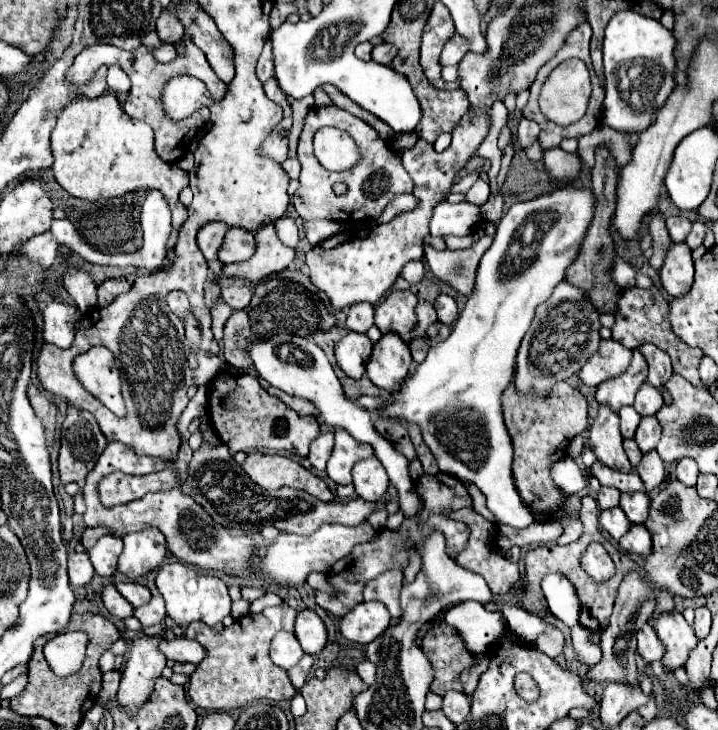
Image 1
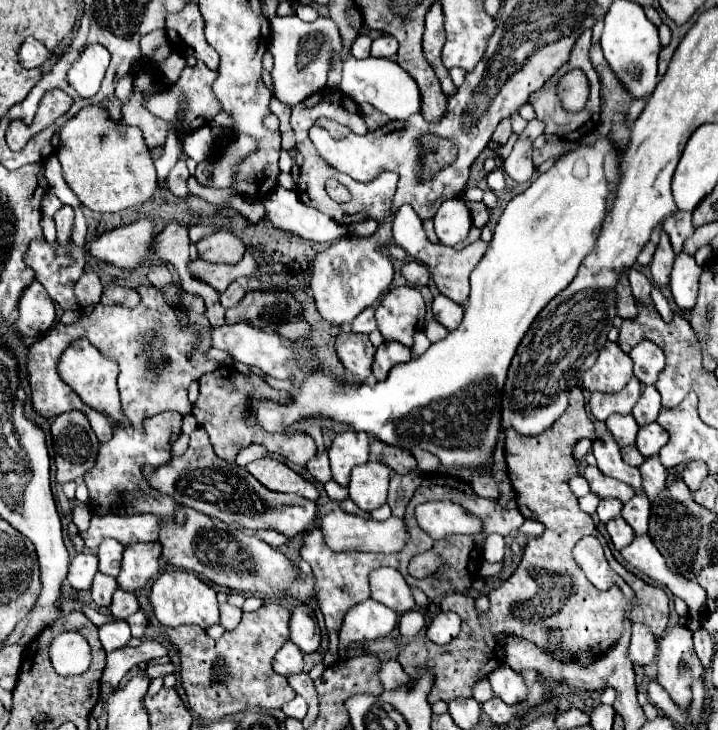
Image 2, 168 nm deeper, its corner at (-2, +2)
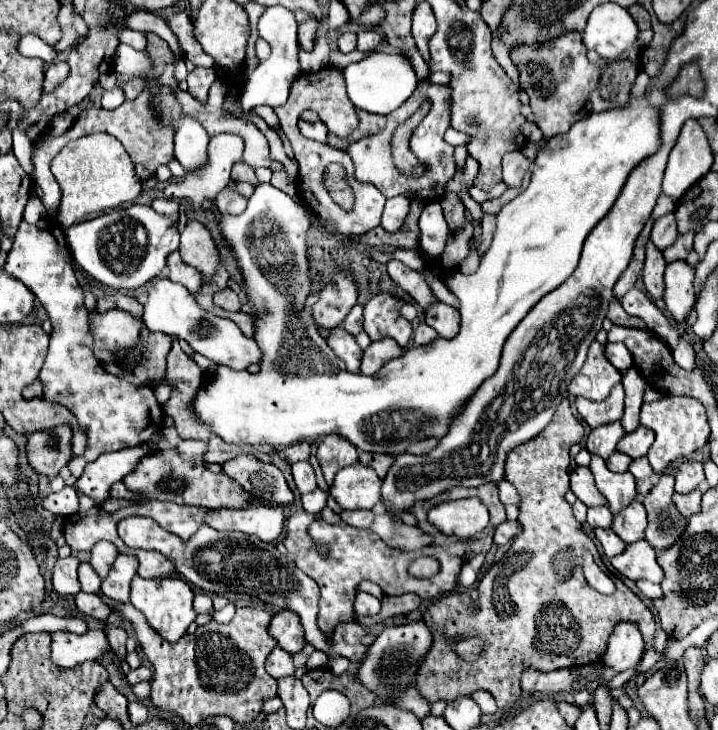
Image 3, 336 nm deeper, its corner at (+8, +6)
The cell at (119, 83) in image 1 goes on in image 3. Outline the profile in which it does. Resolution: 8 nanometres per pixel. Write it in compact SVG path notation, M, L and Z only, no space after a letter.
M113 88L113 90L105 90L105 94L103 94L103 100L101 100L101 104L103 104L103 108L117 108L117 106L121 106L125 102L125 94L123 94L123 90L121 88Z

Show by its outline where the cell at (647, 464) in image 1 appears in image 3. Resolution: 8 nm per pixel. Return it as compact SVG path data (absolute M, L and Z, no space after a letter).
M643 456L643 458L637 458L637 460L633 460L631 462L631 466L629 466L629 472L635 476L635 480L637 480L637 496L639 498L643 498L643 496L647 496L647 492L651 490L651 486L653 486L653 468L651 468L651 464L649 464L649 460Z

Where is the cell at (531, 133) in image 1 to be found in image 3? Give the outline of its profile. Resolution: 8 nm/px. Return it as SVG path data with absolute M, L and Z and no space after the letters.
M519 150L507 152L503 156L503 182L509 184L509 188L519 188L527 168L529 168L529 160Z

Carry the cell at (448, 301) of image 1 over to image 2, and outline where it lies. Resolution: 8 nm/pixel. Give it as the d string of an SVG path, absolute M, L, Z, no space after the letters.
M439 294L433 300L433 316L447 330L455 330L459 326L459 322L463 320L463 308L459 304L451 302L447 296Z

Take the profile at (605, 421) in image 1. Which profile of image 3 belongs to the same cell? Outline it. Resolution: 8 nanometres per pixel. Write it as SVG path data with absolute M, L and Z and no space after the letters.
M591 454L589 468L595 476L597 488L601 490L601 494L605 494L613 514L621 512L635 498L635 478L631 472L611 472L605 460L597 454Z

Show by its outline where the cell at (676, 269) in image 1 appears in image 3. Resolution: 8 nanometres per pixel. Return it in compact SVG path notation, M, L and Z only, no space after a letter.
M675 260L665 268L665 304L677 322L683 322L695 304L695 270L685 260Z

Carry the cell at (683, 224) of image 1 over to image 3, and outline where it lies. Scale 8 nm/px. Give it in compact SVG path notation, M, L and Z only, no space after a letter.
M669 212L669 214L661 216L659 220L655 220L653 230L651 230L651 242L657 244L659 250L665 250L667 246L671 246L677 236L679 236L679 232L677 232L677 222L675 222L673 212Z

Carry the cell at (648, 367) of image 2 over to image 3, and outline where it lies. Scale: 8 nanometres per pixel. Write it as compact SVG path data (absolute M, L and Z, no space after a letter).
M605 344L605 354L609 358L609 362L619 370L619 372L627 372L629 368L633 368L633 358L629 354L629 350L625 350L625 346L619 344Z

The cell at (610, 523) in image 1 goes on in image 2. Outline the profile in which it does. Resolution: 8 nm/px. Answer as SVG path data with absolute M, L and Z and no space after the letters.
M621 516L607 522L607 532L611 536L611 542L613 542L615 550L621 550L623 546L627 546L635 538L635 532L631 530L631 526L627 526L627 522L623 522Z

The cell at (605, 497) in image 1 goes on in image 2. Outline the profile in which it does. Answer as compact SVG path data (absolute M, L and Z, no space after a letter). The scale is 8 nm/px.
M615 498L601 500L601 502L599 502L599 508L597 508L599 520L601 520L603 524L607 524L609 520L617 518L617 516L621 514L621 506L623 506L623 504L619 504L619 500L615 500Z

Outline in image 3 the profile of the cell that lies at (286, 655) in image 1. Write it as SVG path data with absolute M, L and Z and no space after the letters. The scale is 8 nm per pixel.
M275 648L269 658L267 658L267 672L277 680L277 678L285 678L291 676L295 672L293 668L293 656L289 652L285 652L283 648Z

